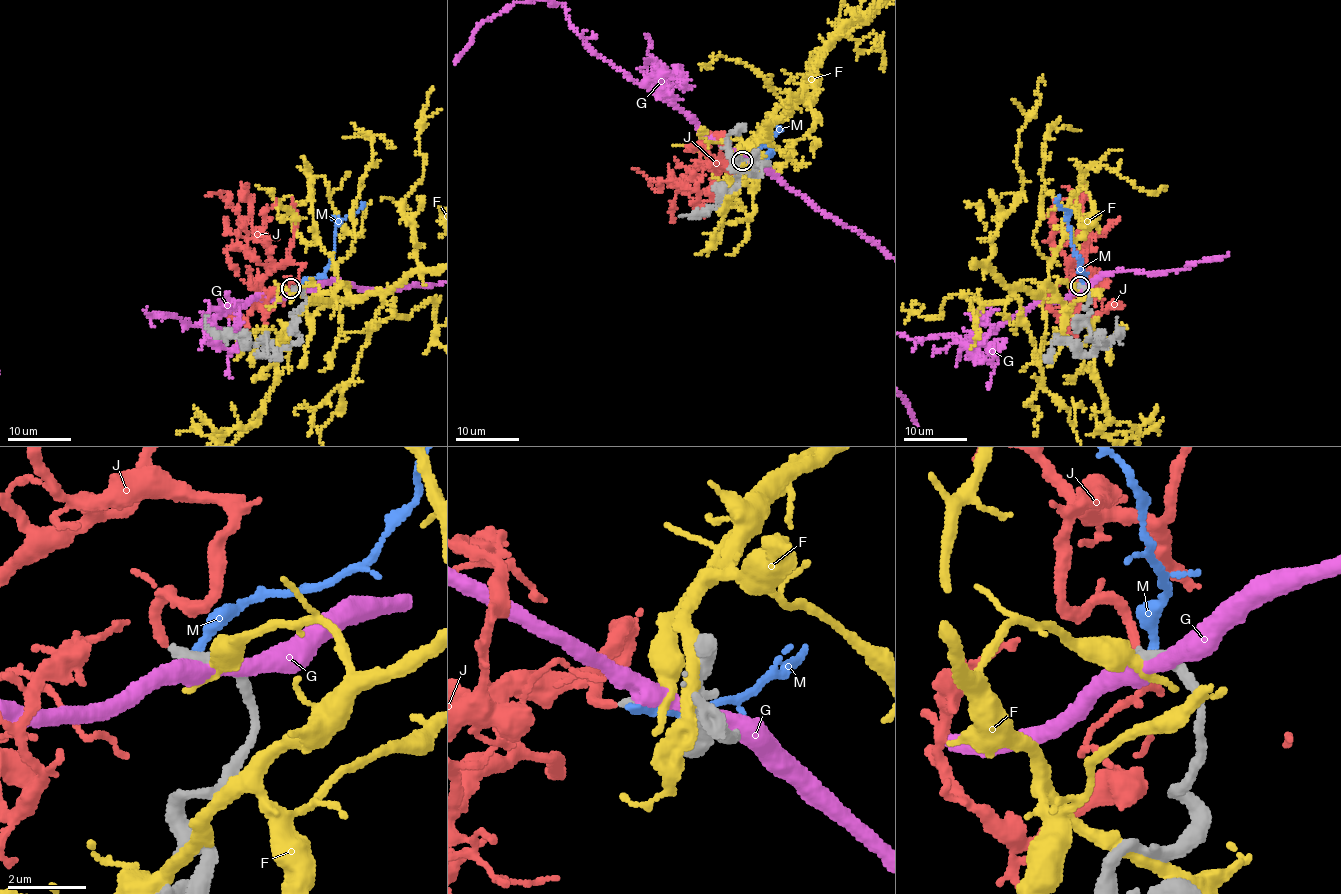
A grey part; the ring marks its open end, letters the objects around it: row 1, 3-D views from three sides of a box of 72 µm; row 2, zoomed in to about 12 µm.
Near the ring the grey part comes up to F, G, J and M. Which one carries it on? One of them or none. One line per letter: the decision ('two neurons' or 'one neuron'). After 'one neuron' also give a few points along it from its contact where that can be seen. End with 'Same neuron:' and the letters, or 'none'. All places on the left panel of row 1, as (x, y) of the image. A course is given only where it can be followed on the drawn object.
F: two neurons
G: two neurons
J: one neuron
M: two neurons
Same neuron: J

